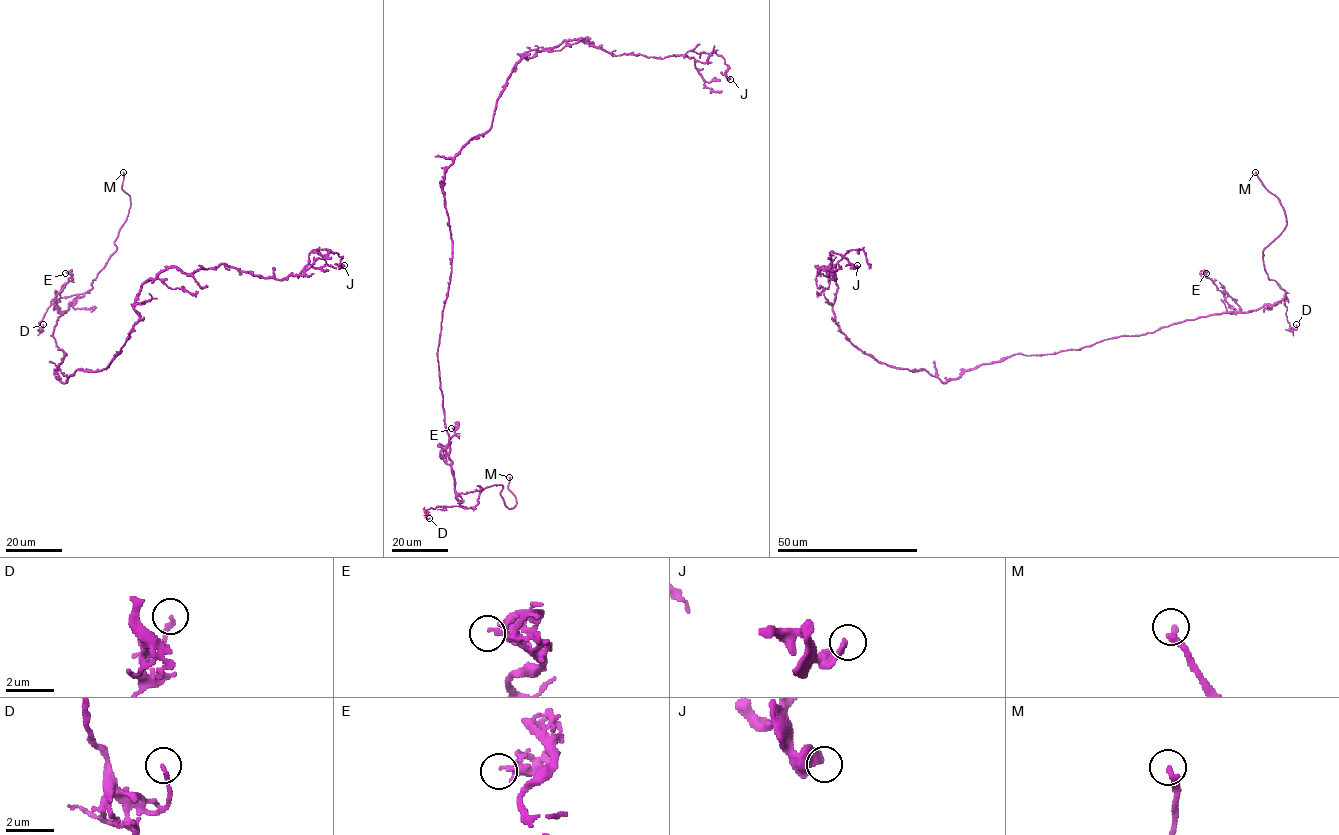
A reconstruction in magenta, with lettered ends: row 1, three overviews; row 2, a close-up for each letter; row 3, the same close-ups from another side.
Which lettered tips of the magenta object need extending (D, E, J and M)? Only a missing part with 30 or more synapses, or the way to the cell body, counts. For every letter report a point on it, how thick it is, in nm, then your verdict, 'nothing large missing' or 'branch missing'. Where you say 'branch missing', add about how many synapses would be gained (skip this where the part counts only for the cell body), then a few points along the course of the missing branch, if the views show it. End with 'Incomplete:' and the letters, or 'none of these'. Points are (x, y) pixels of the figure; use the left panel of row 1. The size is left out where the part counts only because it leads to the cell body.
D: place (43, 324); calibre 140 nm; nothing large missing
E: place (65, 273); calibre 240 nm; nothing large missing
J: place (344, 265); calibre 400 nm; nothing large missing
M: place (123, 172); calibre 300 nm; branch missing; course (123, 172), (121, 161), (112, 149), (80, 119)
Incomplete: M

